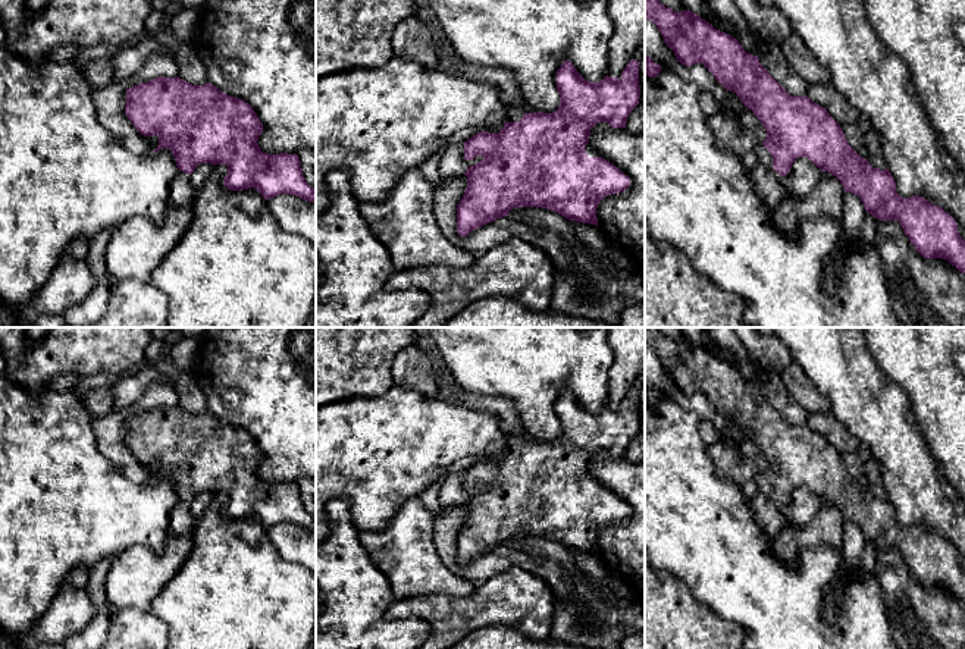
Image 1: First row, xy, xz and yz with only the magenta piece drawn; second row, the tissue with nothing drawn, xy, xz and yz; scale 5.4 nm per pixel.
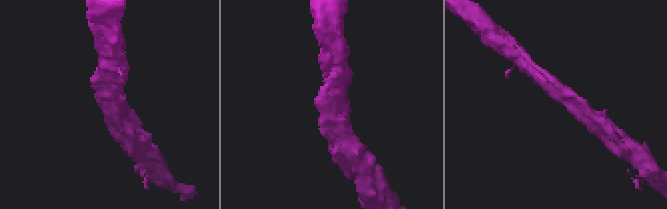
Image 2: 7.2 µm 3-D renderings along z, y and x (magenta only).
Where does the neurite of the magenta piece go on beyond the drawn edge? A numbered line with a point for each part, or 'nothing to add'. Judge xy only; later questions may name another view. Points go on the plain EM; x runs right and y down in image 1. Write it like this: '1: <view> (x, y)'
1: xy (181, 521)

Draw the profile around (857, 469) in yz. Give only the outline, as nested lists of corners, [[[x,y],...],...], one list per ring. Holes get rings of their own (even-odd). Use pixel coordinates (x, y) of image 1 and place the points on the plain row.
[[[858,452],[843,454],[842,460],[853,480],[867,487],[865,464],[858,457]]]

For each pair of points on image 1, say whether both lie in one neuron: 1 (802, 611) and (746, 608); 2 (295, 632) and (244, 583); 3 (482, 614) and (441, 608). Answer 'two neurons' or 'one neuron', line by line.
1: one neuron
2: one neuron
3: one neuron

